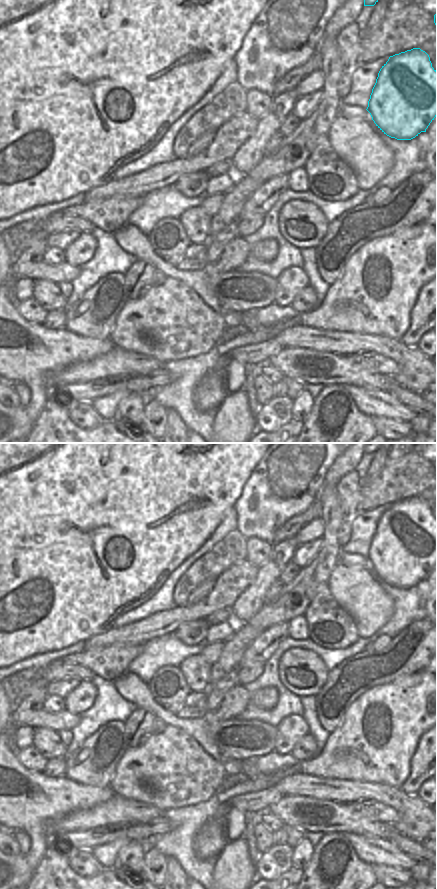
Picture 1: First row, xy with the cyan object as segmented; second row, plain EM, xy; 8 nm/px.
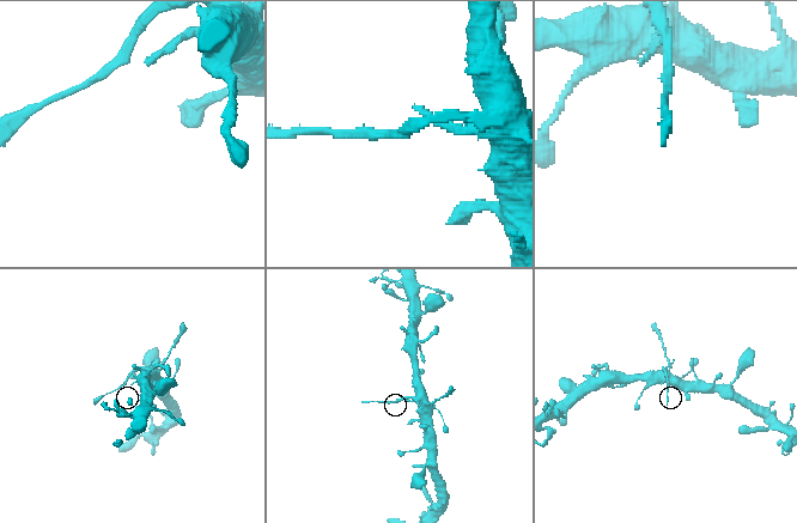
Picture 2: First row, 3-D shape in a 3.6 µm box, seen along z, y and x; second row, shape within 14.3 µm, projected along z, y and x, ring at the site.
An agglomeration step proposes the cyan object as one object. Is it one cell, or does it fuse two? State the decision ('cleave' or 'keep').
keep

